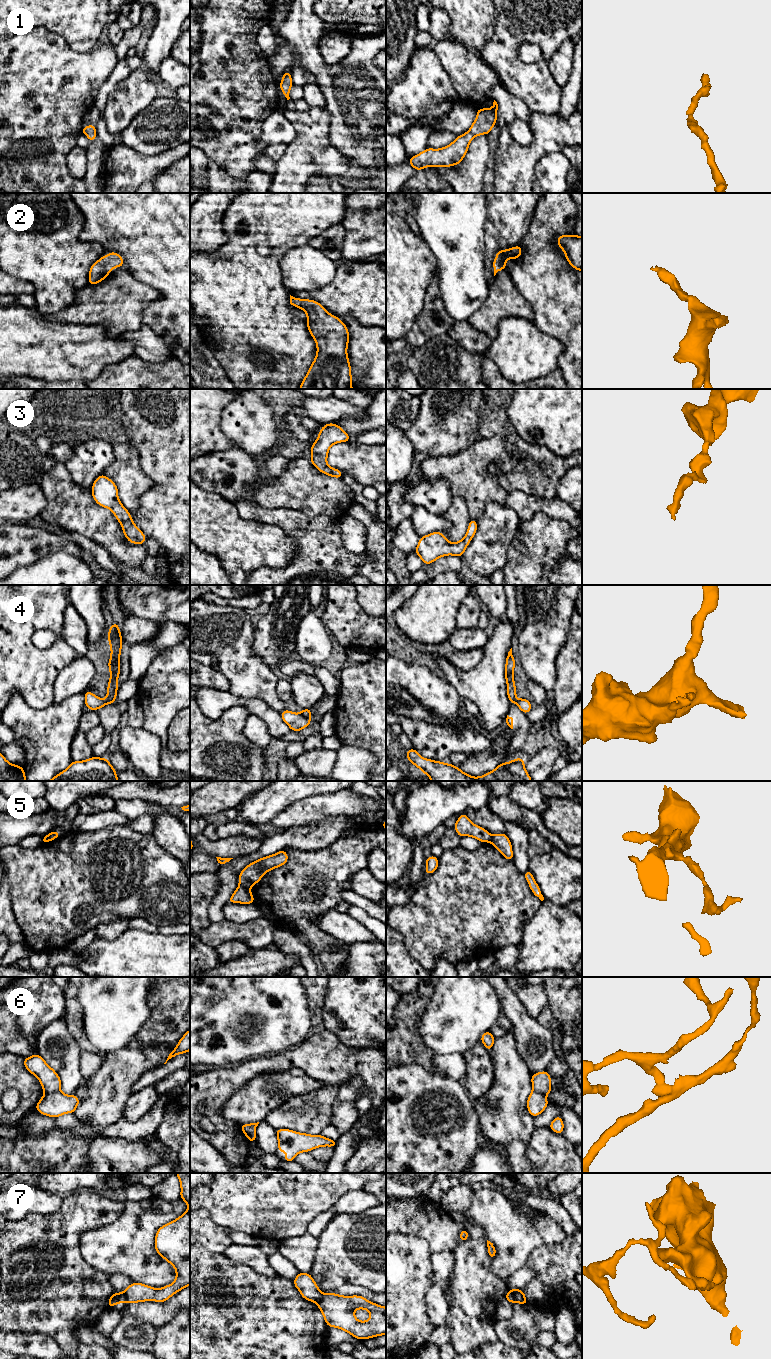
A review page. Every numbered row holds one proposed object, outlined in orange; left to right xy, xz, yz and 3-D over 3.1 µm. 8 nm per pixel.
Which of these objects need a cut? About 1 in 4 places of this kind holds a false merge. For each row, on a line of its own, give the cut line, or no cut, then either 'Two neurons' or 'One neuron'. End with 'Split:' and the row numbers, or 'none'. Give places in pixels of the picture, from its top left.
1: No split. One neuron
2: No split. One neuron
3: No split. One neuron
4: Split along xz (300, 713), (307, 717). Two neurons
5: Split along xz (239, 884), (248, 888). Two neurons
6: Split along xy (59, 1089), (45, 1094). Two neurons
7: Split along xz (324, 1294), (317, 1304). Two neurons
Split: 4, 5, 6, 7

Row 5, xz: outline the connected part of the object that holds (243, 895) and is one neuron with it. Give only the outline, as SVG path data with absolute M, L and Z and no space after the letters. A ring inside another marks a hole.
M239 885L238 888L234 891L229 903L241 903L241 904L252 904L255 903L254 897L248 887Z

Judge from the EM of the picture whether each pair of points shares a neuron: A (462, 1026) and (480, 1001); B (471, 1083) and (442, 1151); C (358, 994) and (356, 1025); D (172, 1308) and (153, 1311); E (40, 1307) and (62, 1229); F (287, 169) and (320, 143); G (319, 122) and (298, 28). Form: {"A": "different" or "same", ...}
{"A": "same", "B": "different", "C": "same", "D": "same", "E": "same", "F": "same", "G": "different"}

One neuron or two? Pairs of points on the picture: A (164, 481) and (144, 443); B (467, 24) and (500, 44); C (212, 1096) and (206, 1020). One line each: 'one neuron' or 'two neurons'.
A: one neuron
B: two neurons
C: two neurons

